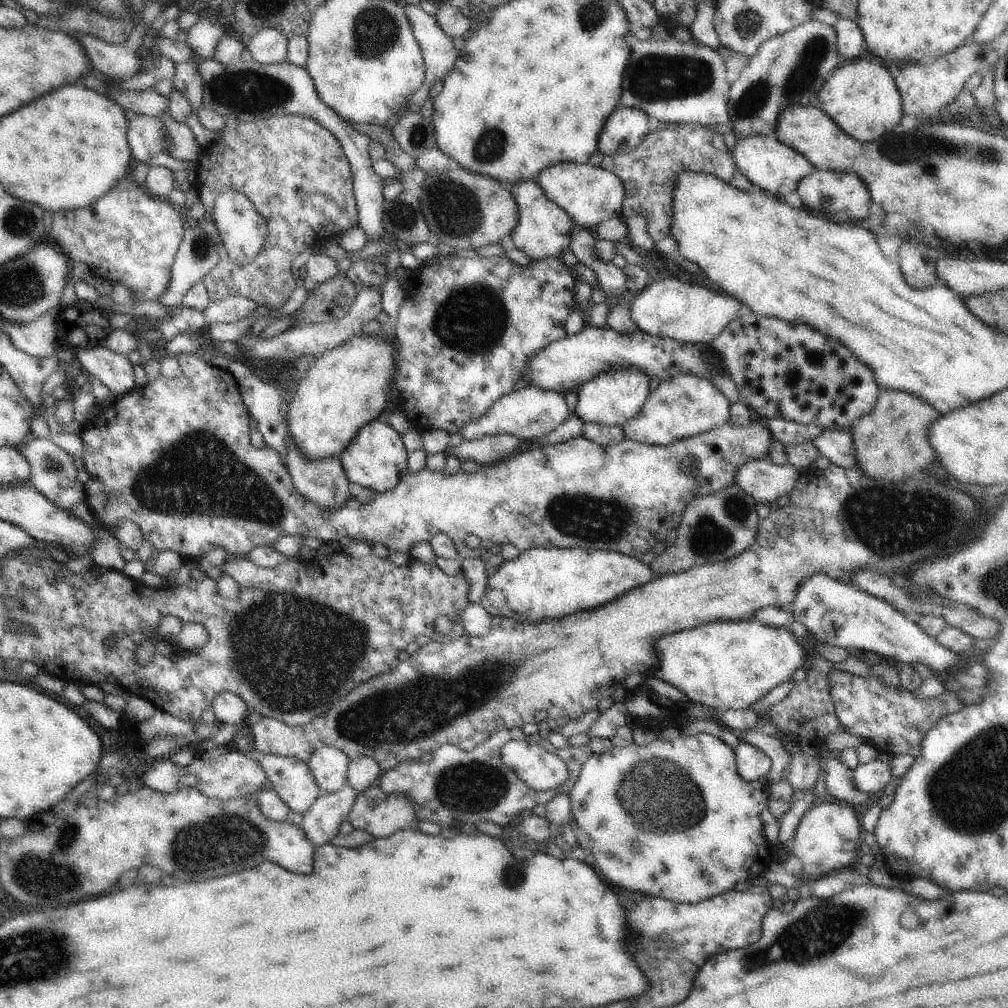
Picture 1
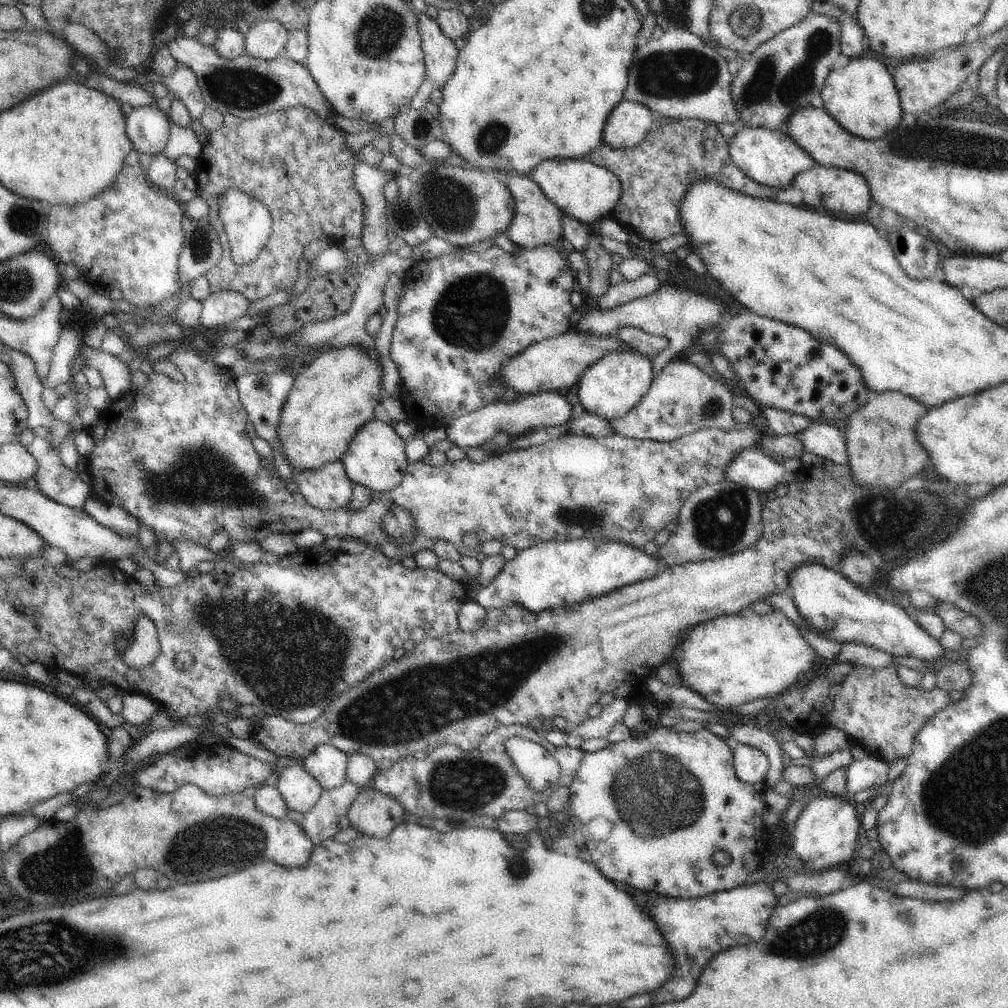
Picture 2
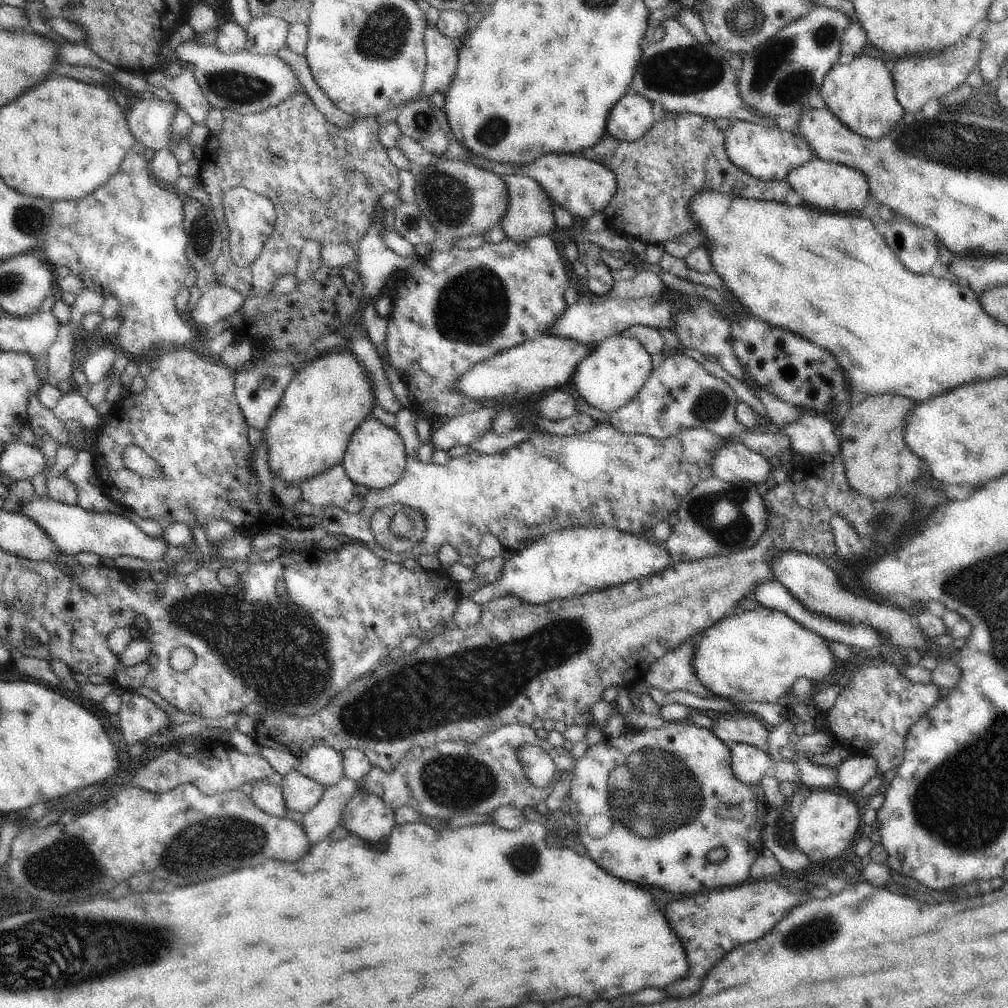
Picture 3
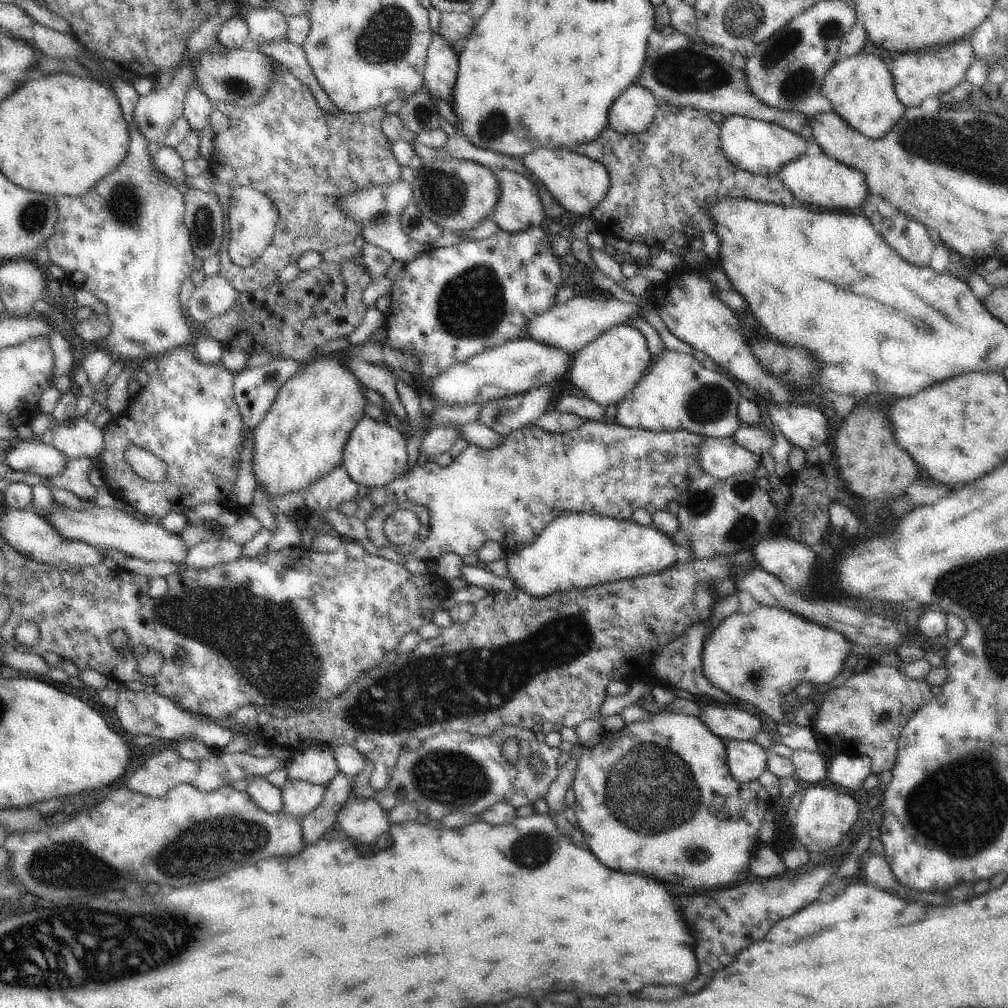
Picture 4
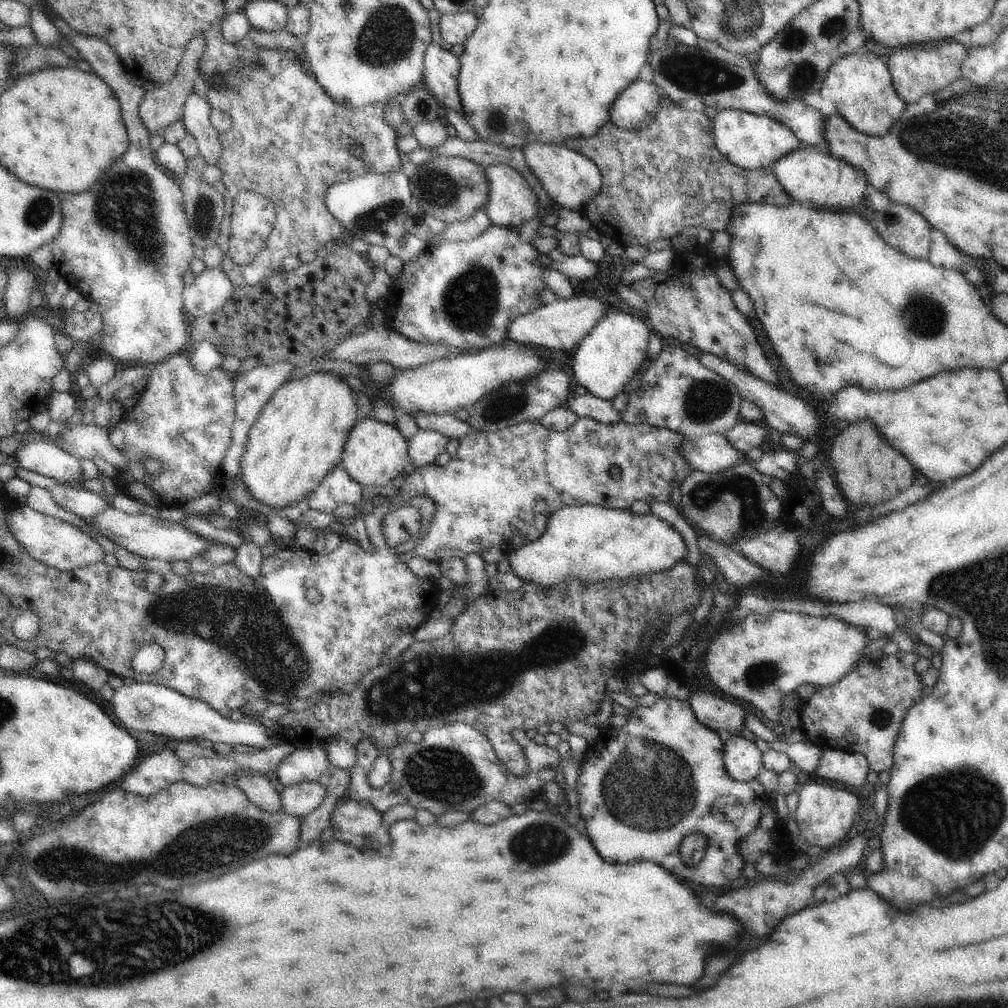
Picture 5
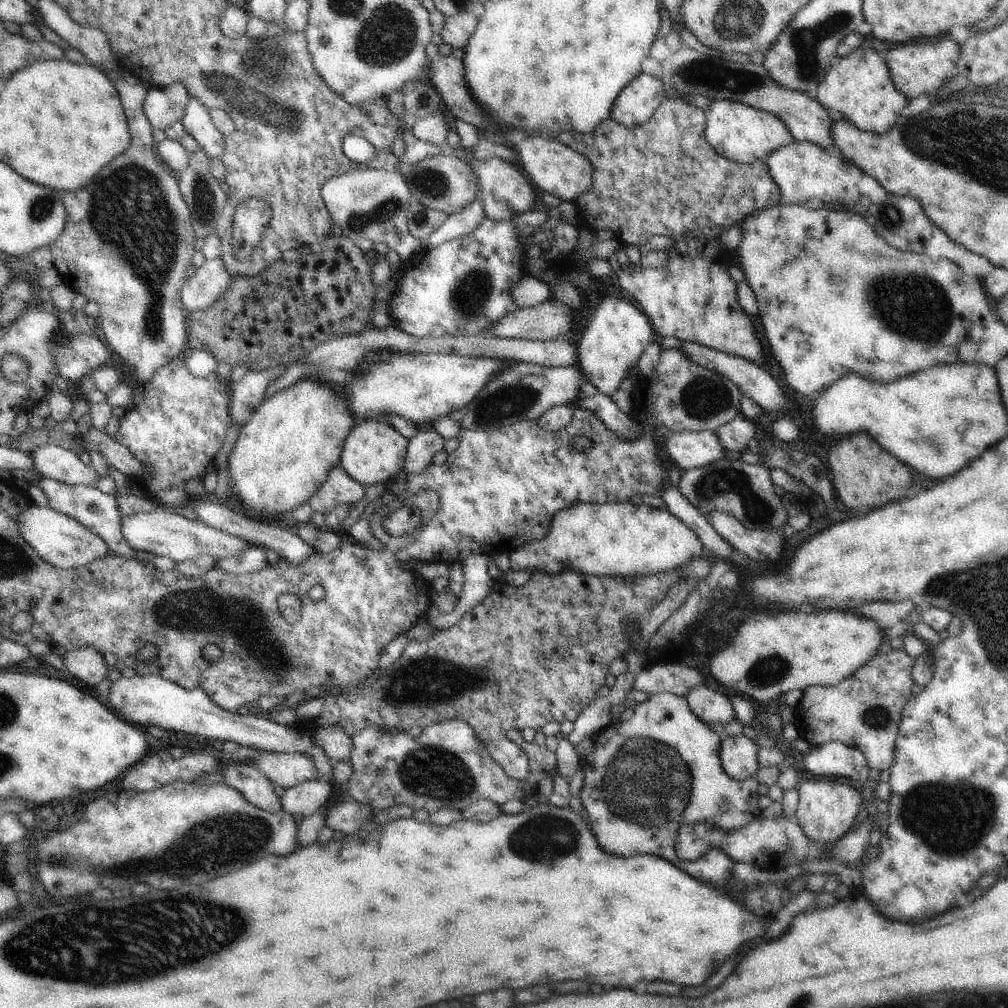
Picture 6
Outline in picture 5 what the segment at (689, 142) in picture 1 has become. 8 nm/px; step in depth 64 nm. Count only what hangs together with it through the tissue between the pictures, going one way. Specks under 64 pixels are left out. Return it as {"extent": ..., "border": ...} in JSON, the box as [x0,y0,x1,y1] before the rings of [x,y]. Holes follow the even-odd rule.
{"extent":[563,101,795,247],"border":[[[664,101],[652,122],[640,130],[622,130],[608,121],[592,138],[577,138],[563,142],[569,149],[594,160],[602,172],[602,192],[584,206],[583,216],[600,235],[612,238],[622,247],[630,244],[649,244],[657,239],[672,238],[688,226],[701,226],[715,233],[726,231],[732,210],[742,204],[770,204],[788,206],[795,201],[778,182],[774,170],[746,170],[728,163],[712,143],[711,127],[713,120],[704,111],[688,110],[683,104]]]}

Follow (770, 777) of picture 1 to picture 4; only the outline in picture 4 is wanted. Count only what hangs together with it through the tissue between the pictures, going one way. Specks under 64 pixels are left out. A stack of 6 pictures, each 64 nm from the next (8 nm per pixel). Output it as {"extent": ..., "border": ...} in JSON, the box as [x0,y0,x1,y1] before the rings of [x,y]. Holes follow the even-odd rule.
{"extent":[699,701,762,741],"border":[[[700,701],[699,709],[700,720],[721,739],[727,738],[728,740],[754,741],[755,736],[762,732],[762,724],[758,716],[756,716],[756,712],[736,707],[733,705],[732,701],[729,701],[726,705]]]}

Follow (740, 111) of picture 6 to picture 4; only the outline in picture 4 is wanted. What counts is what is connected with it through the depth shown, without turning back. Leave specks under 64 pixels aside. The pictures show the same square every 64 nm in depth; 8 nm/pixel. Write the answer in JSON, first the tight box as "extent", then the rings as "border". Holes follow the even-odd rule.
{"extent":[719,116,812,175],"border":[[[727,116],[719,128],[724,156],[735,164],[736,168],[753,175],[779,175],[786,164],[804,156],[804,153],[812,149],[811,143],[804,135],[796,134],[773,122],[764,122],[745,116]]]}

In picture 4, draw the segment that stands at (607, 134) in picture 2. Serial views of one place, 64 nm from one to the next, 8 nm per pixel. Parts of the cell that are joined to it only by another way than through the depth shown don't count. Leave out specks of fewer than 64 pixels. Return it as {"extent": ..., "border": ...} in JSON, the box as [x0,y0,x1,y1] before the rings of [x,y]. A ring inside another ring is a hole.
{"extent":[610,83,661,136],"border":[[[634,83],[610,107],[610,128],[624,136],[640,136],[650,128],[660,107],[661,103],[648,88]]]}

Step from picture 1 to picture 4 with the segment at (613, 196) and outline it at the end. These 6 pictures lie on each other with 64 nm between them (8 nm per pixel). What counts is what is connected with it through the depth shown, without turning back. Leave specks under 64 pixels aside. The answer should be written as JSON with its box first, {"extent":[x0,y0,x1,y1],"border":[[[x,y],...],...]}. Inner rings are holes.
{"extent":[522,148,610,217],"border":[[[538,148],[522,161],[524,168],[546,187],[554,200],[566,211],[580,217],[590,217],[598,204],[604,202],[610,190],[610,174],[599,162],[567,148]]]}

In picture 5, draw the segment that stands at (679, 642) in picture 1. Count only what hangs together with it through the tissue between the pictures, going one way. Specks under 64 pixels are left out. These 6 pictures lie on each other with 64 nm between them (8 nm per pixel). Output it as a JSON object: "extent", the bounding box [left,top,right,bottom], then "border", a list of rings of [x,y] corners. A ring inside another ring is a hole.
{"extent":[705,612,868,720],"border":[[[770,612],[770,614],[749,614],[746,620],[738,622],[730,630],[724,630],[708,645],[705,670],[712,686],[725,696],[752,705],[764,712],[771,720],[777,719],[780,700],[795,694],[802,684],[828,687],[840,682],[855,666],[855,663],[868,651],[866,632],[861,626],[852,626],[834,616],[802,616],[798,612]]]}

